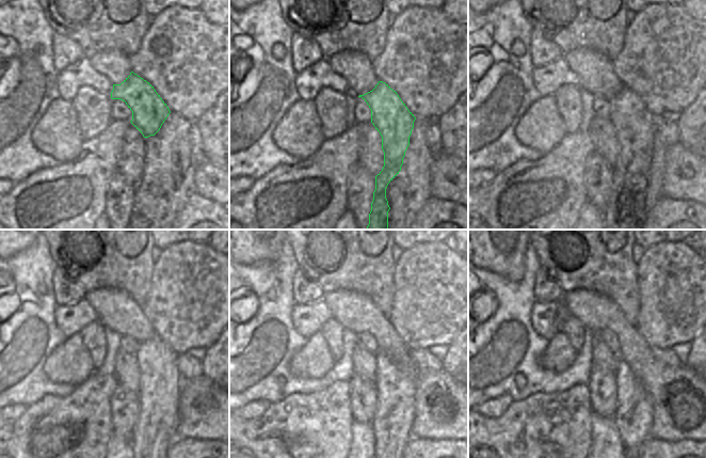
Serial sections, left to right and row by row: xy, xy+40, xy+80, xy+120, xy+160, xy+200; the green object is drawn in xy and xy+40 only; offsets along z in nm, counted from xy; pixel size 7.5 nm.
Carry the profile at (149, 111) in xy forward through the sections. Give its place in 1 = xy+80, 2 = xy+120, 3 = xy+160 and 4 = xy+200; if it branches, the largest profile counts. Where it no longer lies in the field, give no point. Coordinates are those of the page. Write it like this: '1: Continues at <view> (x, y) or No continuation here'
1: Continues at xy+80 (635, 125)
2: Continues at xy+120 (159, 380)
3: Continues at xy+160 (394, 417)
4: Continues at xy+200 (634, 415).

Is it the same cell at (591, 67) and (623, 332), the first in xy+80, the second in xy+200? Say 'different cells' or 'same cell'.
same cell

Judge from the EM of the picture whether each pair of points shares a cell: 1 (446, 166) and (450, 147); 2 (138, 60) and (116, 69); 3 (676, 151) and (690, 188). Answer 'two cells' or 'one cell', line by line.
1: two cells
2: two cells
3: one cell

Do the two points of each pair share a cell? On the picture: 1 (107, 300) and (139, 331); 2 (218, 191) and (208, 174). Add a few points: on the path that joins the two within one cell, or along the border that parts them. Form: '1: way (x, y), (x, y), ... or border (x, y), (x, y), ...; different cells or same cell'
1: way (114, 308), (131, 324); same cell
2: way (214, 187), (208, 178); same cell

